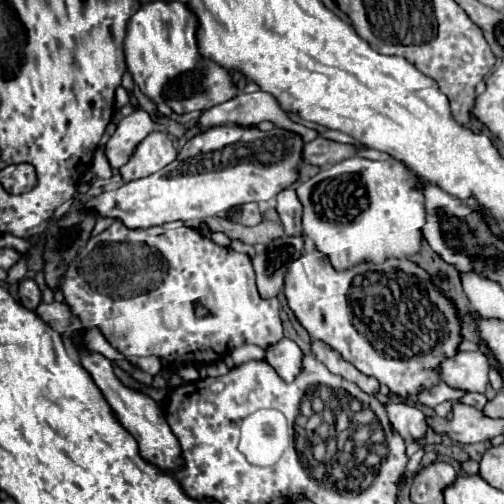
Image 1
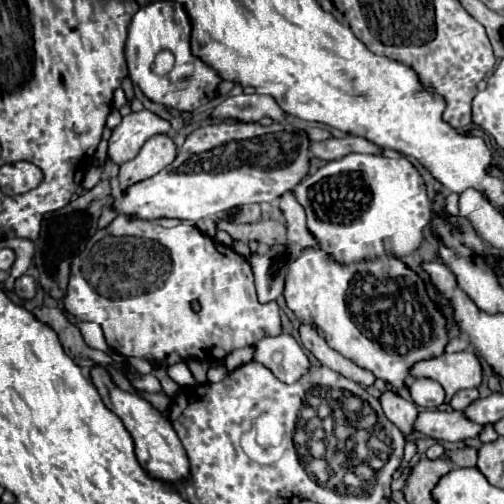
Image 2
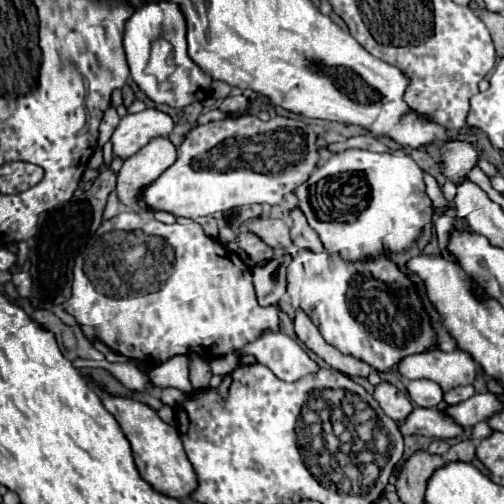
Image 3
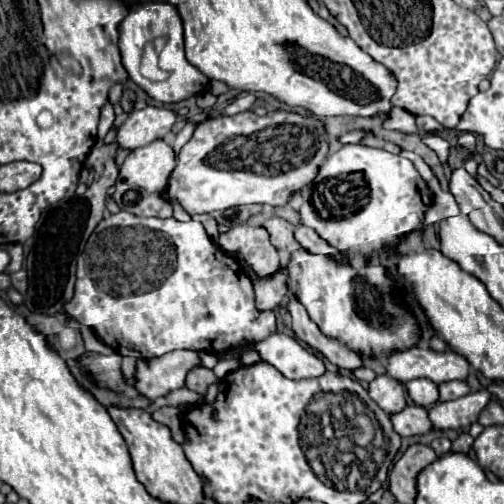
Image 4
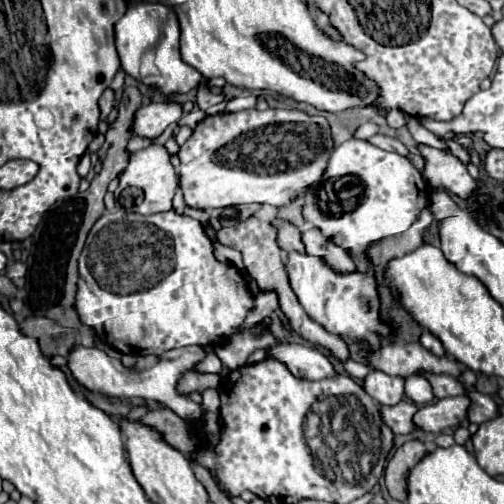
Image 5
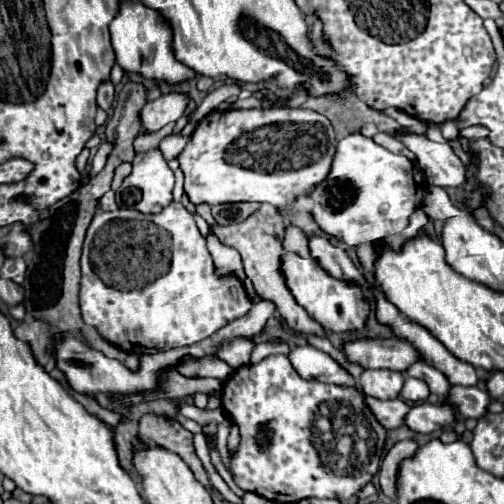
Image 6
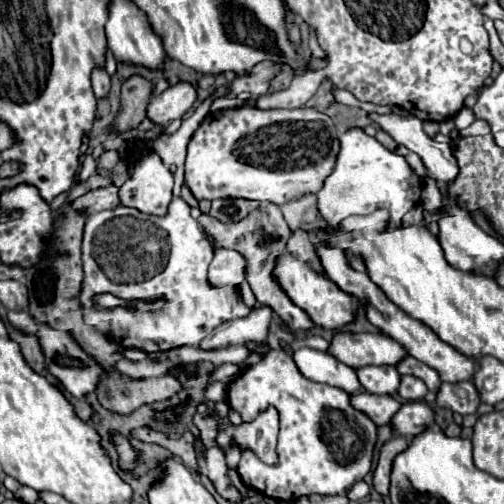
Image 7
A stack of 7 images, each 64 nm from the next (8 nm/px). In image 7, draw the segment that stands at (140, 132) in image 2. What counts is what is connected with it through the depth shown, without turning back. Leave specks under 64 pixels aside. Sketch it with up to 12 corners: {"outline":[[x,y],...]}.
{"outline":[[190,82],[152,96],[148,118],[168,124],[182,118],[196,100]]}

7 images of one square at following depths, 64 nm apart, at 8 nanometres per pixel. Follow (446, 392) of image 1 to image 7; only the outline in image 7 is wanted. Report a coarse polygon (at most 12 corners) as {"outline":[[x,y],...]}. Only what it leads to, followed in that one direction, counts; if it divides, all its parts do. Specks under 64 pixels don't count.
{"outline":[[416,376],[400,378],[402,400],[422,400],[428,388]]}

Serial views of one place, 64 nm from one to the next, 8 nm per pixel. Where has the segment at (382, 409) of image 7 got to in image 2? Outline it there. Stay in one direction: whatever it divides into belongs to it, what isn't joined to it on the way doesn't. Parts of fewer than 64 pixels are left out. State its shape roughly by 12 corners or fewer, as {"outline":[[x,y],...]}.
{"outline":[[422,410],[414,432],[446,442],[476,438],[458,410]]}

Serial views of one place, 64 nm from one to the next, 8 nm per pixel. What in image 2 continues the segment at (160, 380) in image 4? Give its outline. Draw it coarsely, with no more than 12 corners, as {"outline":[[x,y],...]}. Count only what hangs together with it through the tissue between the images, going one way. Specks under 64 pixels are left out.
{"outline":[[186,362],[168,366],[168,374],[180,388],[196,384]]}

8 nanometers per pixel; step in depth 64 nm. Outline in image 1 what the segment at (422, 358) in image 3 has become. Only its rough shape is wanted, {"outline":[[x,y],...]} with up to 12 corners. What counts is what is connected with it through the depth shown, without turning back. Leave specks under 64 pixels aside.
{"outline":[[458,352],[438,366],[450,388],[488,386],[488,358]]}

